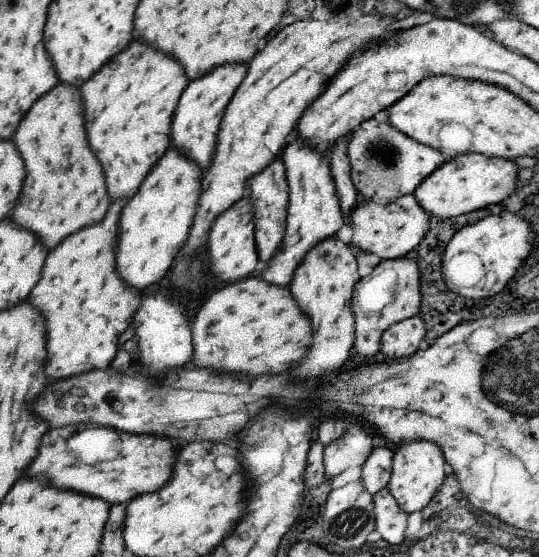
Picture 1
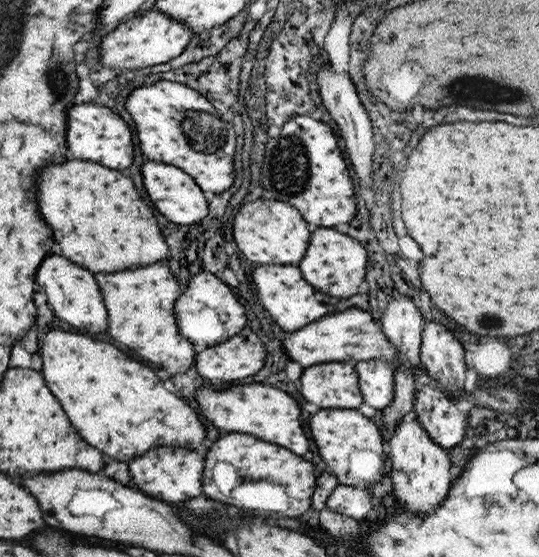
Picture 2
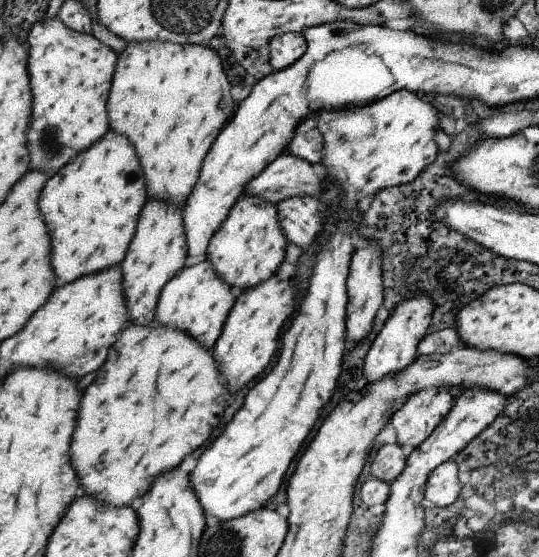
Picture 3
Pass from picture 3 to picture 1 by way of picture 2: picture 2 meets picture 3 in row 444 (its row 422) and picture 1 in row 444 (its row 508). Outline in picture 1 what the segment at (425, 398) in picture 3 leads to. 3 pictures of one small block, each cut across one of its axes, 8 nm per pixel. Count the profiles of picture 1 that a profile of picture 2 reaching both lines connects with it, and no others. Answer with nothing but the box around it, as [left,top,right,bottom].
[387,442,445,516]

